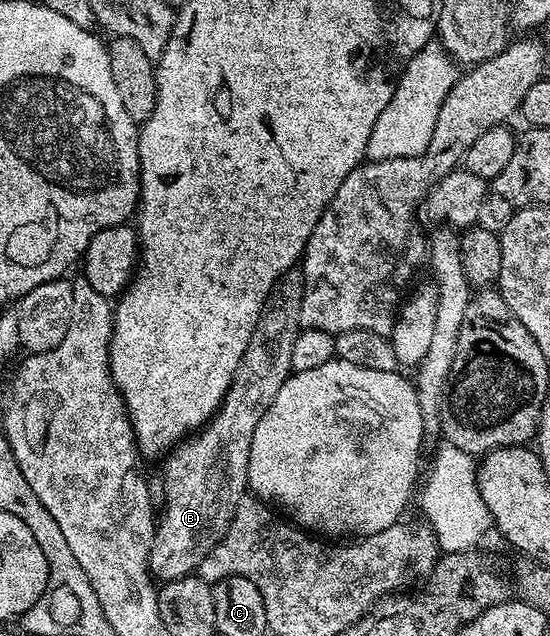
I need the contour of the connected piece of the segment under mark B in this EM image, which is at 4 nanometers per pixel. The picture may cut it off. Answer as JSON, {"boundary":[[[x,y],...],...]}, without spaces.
{"boundary":[[[297,269],[290,270],[272,288],[260,312],[260,320],[256,320],[256,332],[252,332],[248,352],[244,352],[244,360],[240,360],[240,368],[236,368],[236,376],[224,396],[222,407],[201,430],[175,446],[169,457],[165,459],[165,462],[167,461],[166,472],[164,472],[166,501],[161,507],[160,517],[156,522],[154,547],[150,553],[150,573],[155,579],[171,582],[177,578],[191,577],[204,560],[204,556],[208,556],[208,552],[212,552],[212,548],[222,539],[224,532],[228,532],[240,500],[247,497],[248,460],[252,452],[252,436],[256,436],[256,424],[260,424],[264,412],[272,408],[272,400],[276,400],[276,392],[280,392],[280,388],[284,388],[284,384],[290,379],[292,344],[296,344],[298,331],[303,329],[300,316],[303,300],[302,275]]]}

